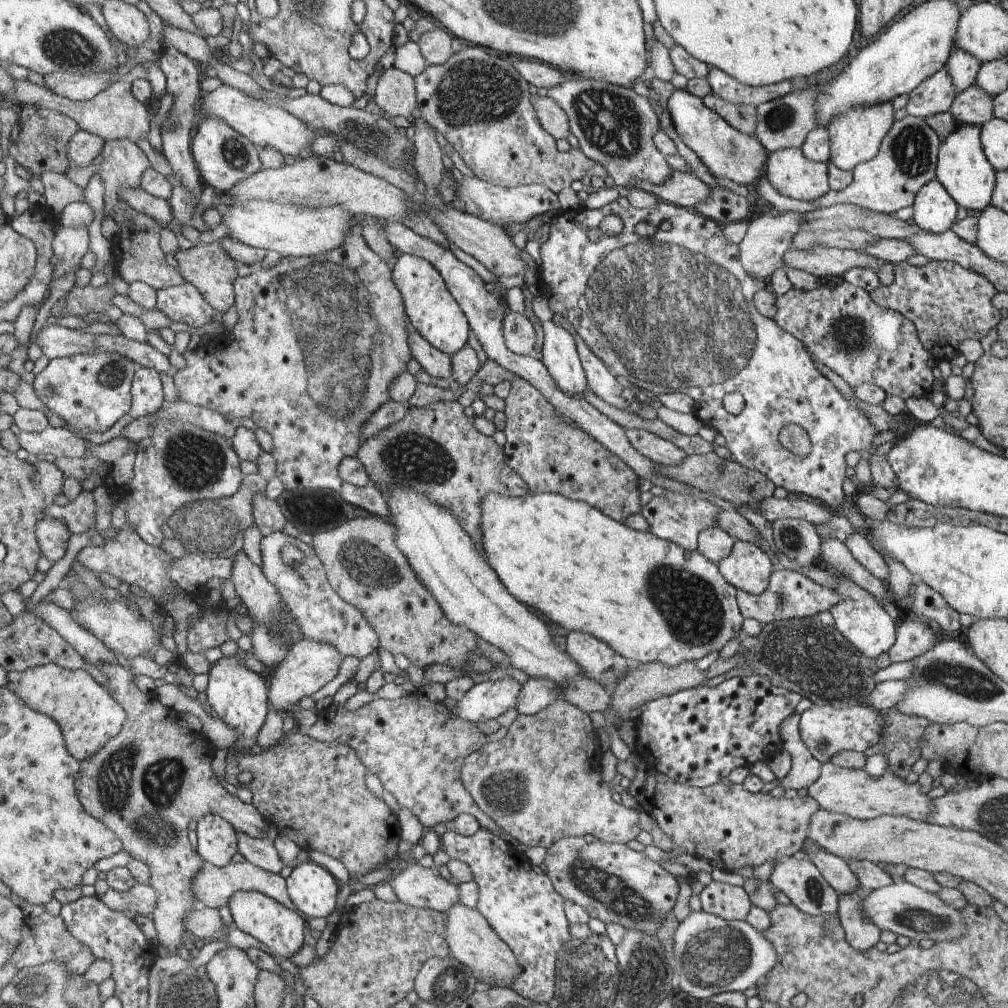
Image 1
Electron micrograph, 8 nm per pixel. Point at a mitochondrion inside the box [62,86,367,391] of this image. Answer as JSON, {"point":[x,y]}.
{"point":[234,154]}

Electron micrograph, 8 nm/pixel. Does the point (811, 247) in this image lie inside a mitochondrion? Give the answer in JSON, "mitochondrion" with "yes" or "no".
{"mitochondrion":"no"}

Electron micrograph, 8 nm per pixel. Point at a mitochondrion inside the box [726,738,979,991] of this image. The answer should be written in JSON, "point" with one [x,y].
{"point":[914,919]}

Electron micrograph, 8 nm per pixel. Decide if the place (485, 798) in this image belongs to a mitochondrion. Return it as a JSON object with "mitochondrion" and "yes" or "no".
{"mitochondrion":"yes"}

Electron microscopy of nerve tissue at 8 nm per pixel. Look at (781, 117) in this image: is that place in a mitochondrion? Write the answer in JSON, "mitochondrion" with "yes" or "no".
{"mitochondrion":"yes"}

